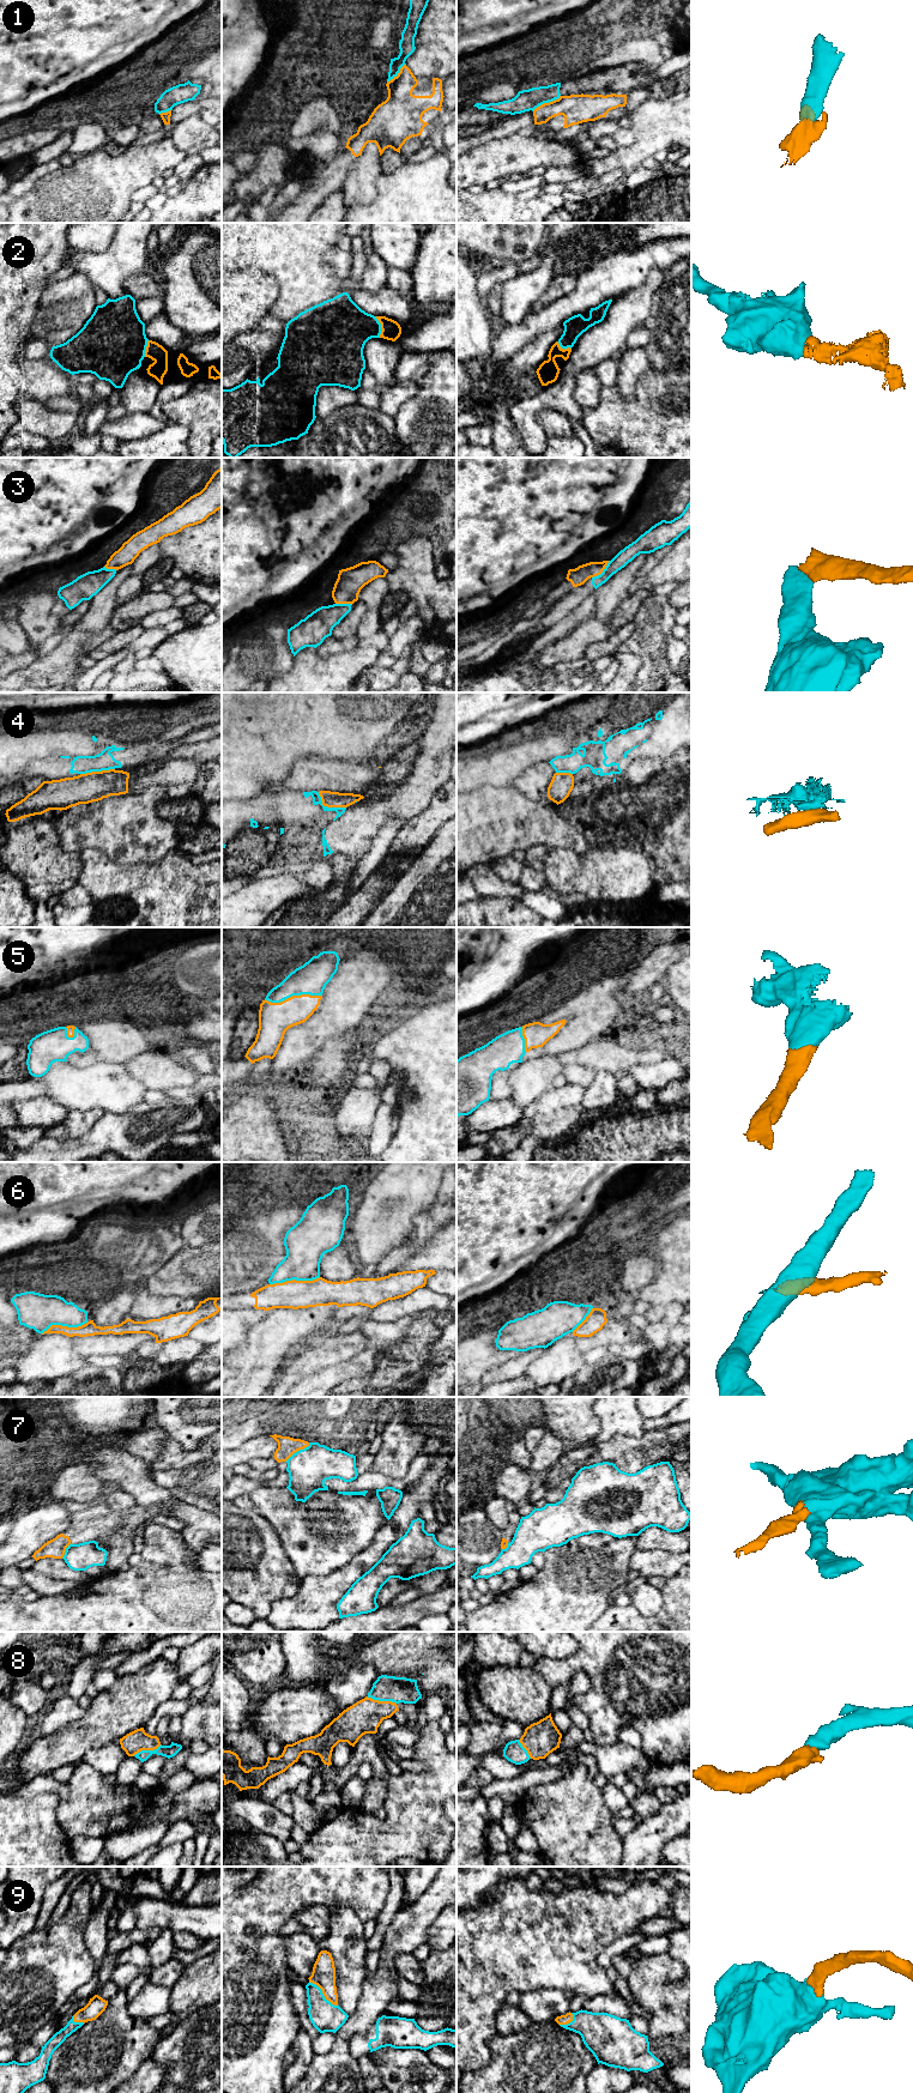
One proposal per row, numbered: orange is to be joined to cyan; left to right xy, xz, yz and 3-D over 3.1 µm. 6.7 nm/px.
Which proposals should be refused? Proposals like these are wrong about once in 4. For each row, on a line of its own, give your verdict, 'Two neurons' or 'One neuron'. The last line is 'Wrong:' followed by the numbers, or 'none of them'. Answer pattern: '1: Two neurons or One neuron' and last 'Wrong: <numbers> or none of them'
1: Two neurons
2: One neuron
3: Two neurons
4: Two neurons
5: One neuron
6: Two neurons
7: Two neurons
8: One neuron
9: One neuron
Wrong: 1, 3, 4, 6, 7

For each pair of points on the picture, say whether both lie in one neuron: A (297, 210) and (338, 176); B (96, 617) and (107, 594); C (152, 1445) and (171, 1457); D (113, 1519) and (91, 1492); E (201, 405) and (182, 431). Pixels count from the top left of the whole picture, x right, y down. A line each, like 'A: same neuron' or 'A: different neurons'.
A: same neuron
B: same neuron
C: different neurons
D: different neurons
E: different neurons

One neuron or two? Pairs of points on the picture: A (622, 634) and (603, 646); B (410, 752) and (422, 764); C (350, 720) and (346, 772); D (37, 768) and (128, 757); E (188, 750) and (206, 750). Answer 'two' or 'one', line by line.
A: one
B: two
C: two
D: one
E: one

